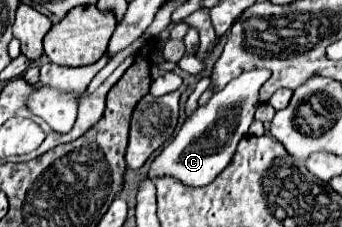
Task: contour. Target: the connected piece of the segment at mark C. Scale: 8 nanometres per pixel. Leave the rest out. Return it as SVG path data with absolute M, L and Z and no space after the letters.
M255 69L241 73L227 87L215 93L203 107L197 107L193 115L175 135L173 143L163 147L163 151L153 159L149 169L149 179L175 177L187 187L205 187L233 161L239 141L247 135L253 115L259 107L259 89L271 77L269 69Z

